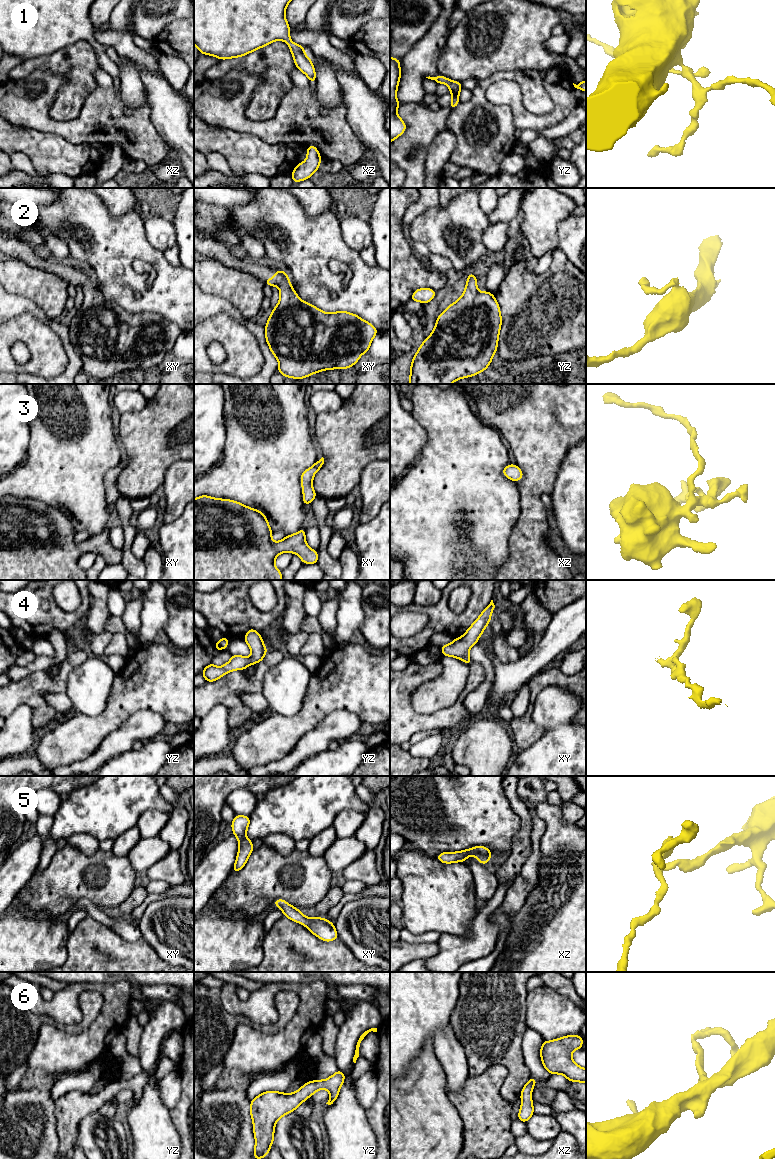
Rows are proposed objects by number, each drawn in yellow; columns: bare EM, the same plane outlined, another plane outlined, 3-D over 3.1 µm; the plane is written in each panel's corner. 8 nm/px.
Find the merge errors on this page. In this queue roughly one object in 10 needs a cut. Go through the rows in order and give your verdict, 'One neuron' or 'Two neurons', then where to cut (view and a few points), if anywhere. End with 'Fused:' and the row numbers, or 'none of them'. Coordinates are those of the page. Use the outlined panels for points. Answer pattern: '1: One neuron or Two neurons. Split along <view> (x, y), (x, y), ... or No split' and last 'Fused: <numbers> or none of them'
1: One neuron. No split
2: One neuron. No split
3: One neuron. No split
4: One neuron. No split
5: One neuron. No split
6: One neuron. No split
Fused: none of them

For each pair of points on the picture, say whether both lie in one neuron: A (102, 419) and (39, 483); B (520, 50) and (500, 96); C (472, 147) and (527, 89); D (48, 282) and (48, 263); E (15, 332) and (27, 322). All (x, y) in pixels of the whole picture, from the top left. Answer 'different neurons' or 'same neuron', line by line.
A: same neuron
B: different neurons
C: same neuron
D: different neurons
E: same neuron

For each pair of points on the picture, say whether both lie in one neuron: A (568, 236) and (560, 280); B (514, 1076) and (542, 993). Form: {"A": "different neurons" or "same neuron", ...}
{"A": "different neurons", "B": "different neurons"}

